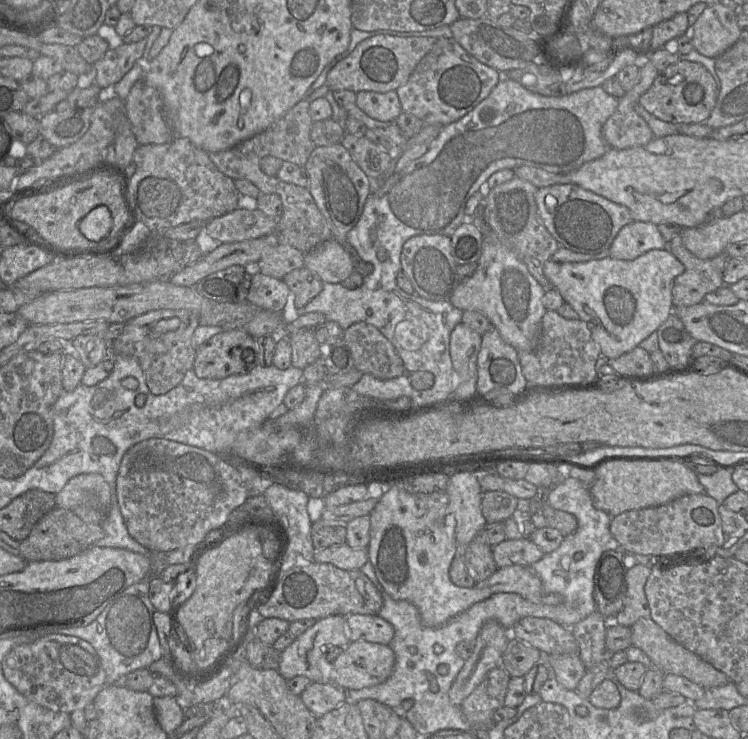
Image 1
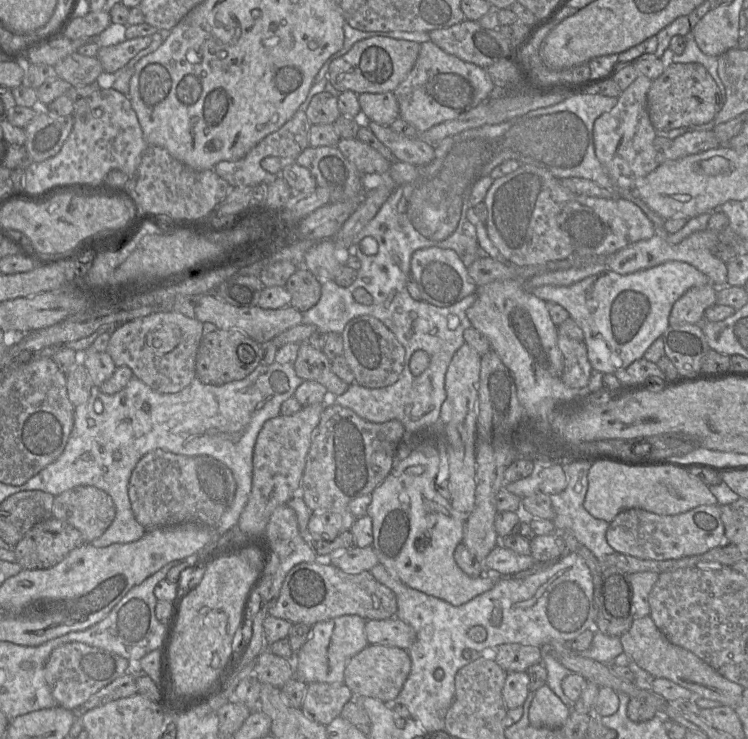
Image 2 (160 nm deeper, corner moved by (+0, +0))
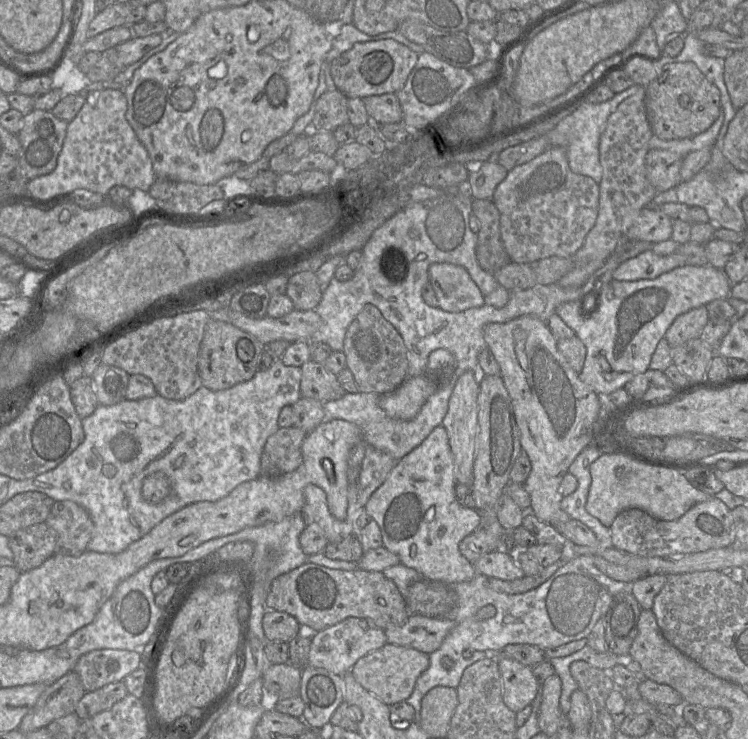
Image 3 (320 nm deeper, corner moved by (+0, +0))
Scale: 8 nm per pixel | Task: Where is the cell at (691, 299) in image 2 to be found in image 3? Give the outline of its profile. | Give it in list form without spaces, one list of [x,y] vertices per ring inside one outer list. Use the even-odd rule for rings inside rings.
[[[706,306],[692,309],[679,315],[668,328],[664,337],[669,346],[674,348],[691,339],[699,338],[708,321]]]

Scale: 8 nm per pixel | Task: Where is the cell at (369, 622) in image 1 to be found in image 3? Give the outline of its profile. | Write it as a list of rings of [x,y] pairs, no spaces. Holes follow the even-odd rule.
[[[410,614],[405,623],[384,629],[387,642],[430,654],[437,650],[455,623],[448,618]]]

